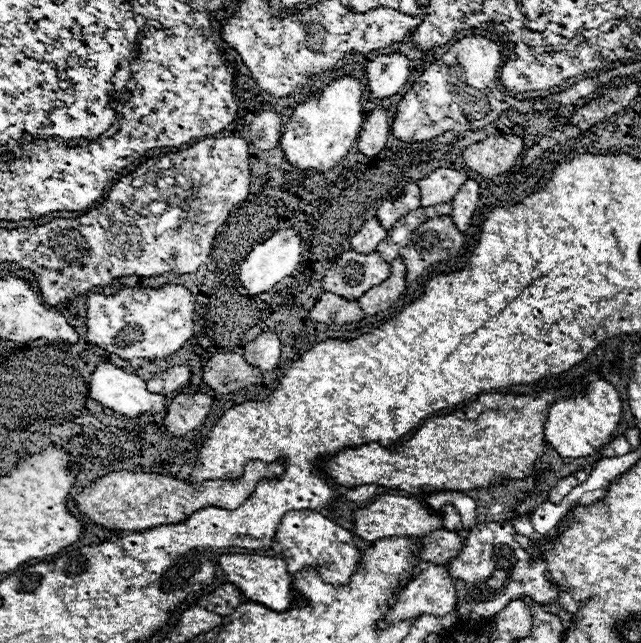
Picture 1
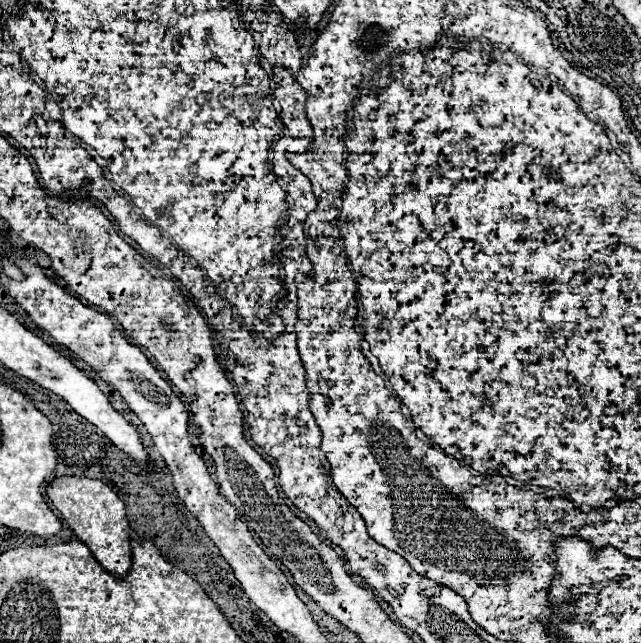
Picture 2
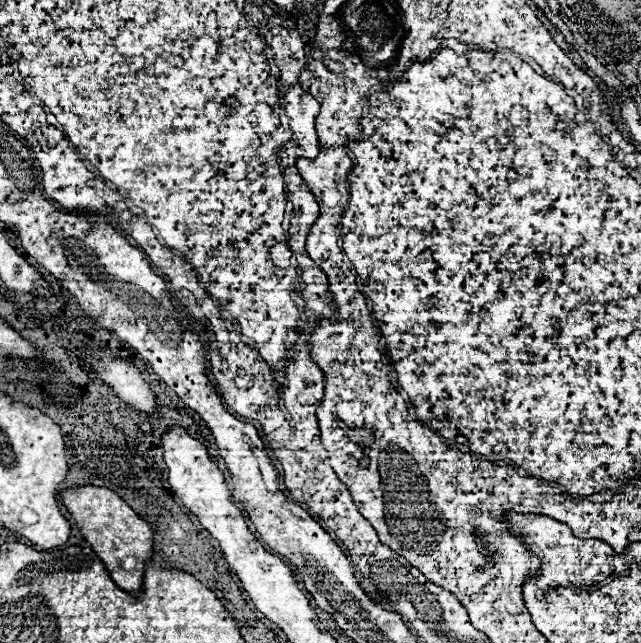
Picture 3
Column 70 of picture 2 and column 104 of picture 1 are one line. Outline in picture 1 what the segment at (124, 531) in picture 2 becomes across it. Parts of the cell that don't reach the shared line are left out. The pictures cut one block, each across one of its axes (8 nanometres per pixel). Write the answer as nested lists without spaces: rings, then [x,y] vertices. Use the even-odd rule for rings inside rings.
[[[252,460],[244,468],[244,476],[234,482],[224,480],[206,480],[200,484],[186,484],[172,476],[162,474],[144,474],[144,472],[110,472],[108,476],[98,478],[88,488],[74,496],[74,506],[96,526],[106,530],[118,532],[144,532],[156,526],[180,524],[190,518],[194,512],[206,506],[220,506],[220,508],[236,508],[240,506],[248,494],[254,492],[260,478],[282,476],[284,468],[282,462],[264,464]]]

